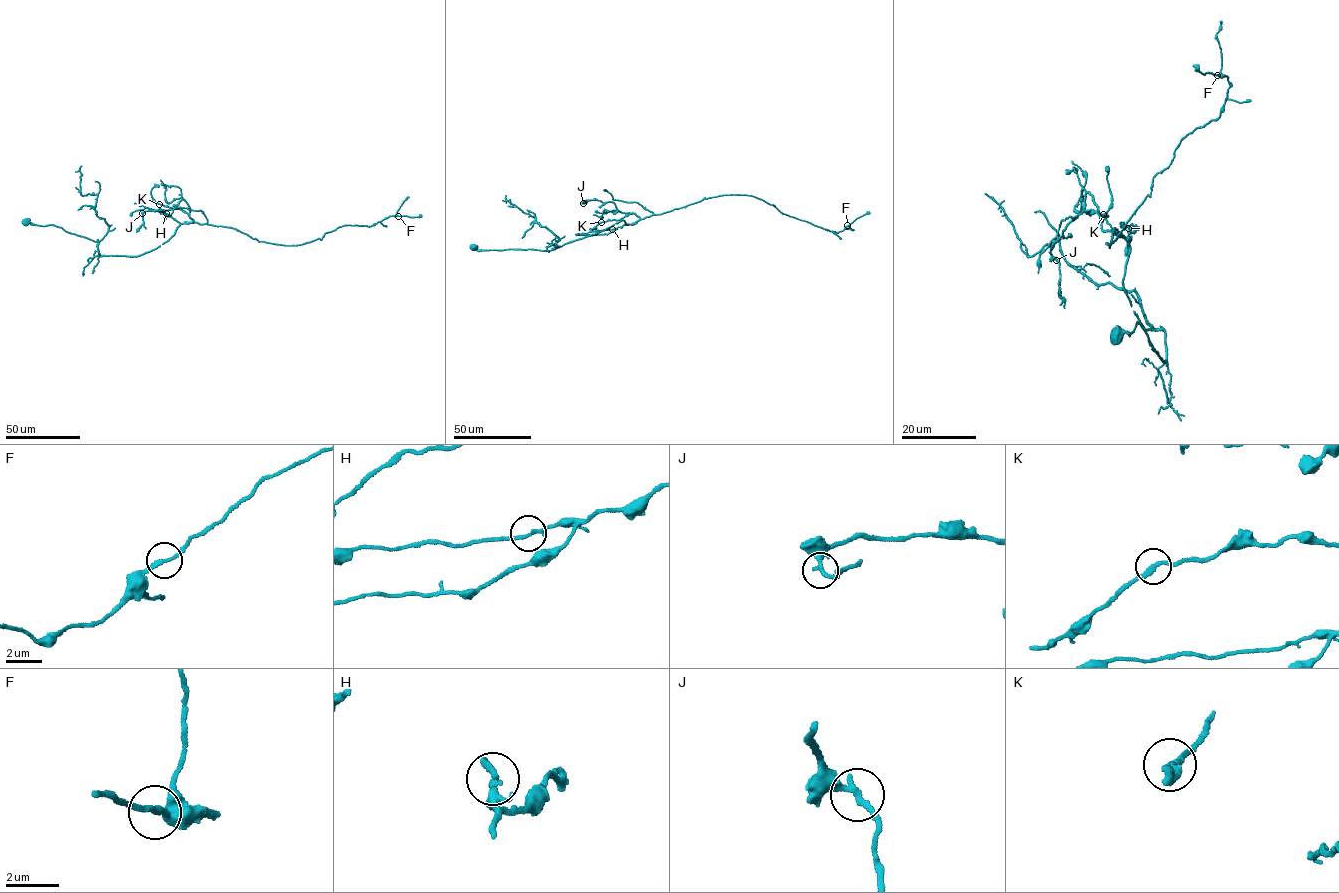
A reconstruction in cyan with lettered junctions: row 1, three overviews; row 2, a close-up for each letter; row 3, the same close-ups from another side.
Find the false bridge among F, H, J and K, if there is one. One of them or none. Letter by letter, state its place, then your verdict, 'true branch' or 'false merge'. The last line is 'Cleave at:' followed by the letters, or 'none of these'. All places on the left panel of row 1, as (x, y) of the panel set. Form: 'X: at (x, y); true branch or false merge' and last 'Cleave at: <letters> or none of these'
F: at (398, 216); true branch
H: at (166, 213); true branch
J: at (142, 213); true branch
K: at (159, 204); true branch
Cleave at: none of these

